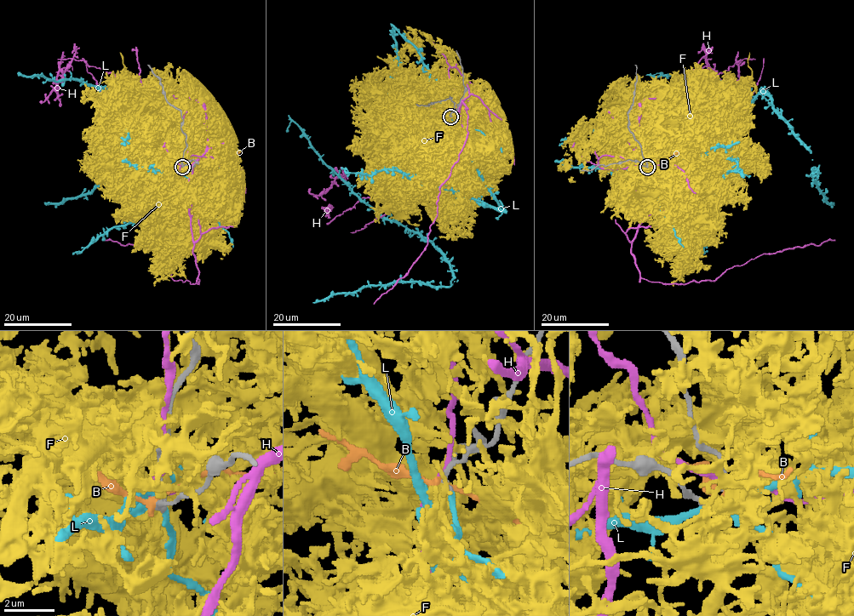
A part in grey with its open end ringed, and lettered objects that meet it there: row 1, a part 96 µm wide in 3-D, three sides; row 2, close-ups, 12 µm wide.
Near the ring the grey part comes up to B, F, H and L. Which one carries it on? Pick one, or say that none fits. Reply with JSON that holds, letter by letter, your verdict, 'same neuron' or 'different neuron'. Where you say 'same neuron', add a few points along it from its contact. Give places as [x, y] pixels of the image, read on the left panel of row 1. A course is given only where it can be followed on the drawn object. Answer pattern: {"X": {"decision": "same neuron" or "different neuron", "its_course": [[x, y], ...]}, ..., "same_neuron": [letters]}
{"B": {"decision": "different neuron"}, "F": {"decision": "different neuron"}, "H": {"decision": "different neuron"}, "L": {"decision": "same neuron"}, "same_neuron": ["L"]}

